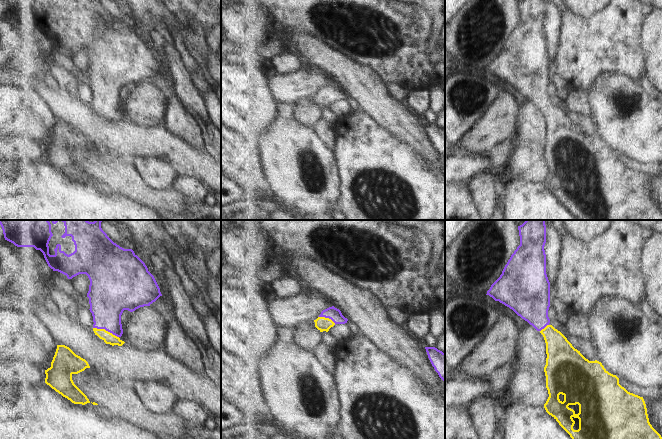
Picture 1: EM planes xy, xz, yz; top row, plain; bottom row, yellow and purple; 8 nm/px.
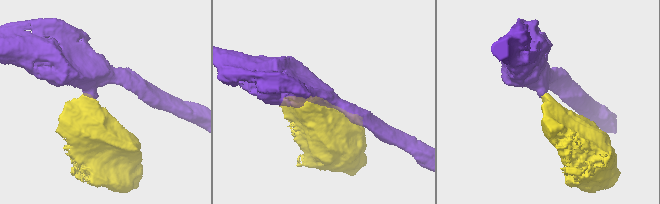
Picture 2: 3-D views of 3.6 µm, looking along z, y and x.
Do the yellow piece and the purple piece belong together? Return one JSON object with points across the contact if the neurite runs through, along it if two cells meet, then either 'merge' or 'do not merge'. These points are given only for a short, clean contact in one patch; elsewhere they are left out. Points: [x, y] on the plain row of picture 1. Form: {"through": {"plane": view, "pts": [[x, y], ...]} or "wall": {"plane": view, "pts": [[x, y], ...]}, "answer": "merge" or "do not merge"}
{"answer": "merge"}

